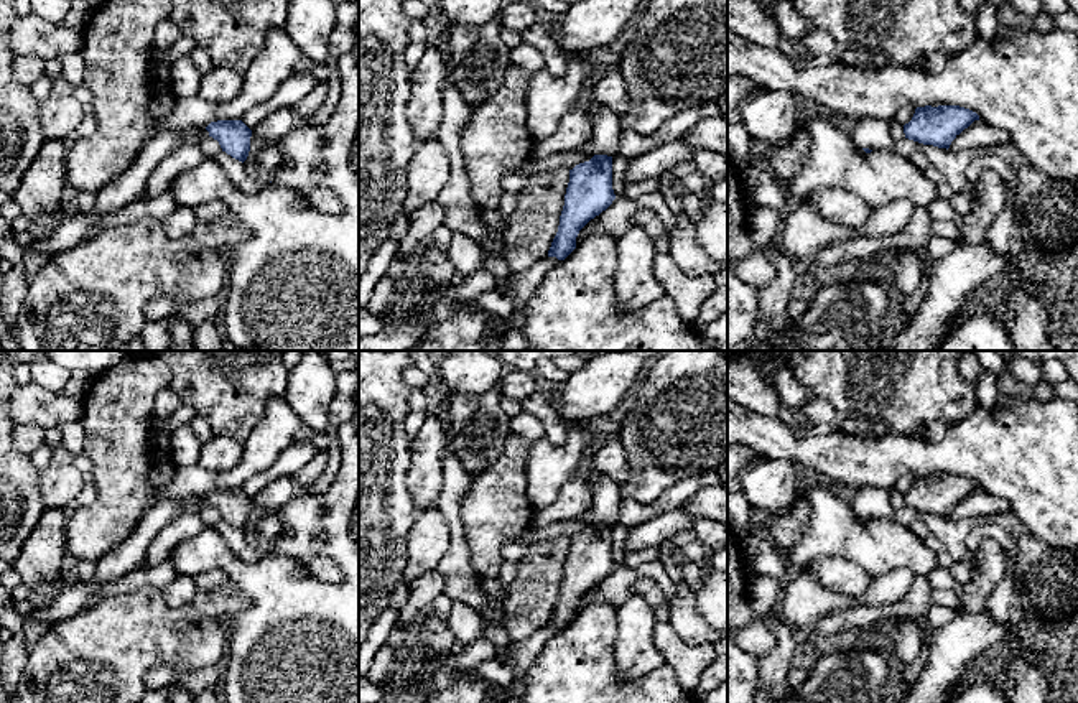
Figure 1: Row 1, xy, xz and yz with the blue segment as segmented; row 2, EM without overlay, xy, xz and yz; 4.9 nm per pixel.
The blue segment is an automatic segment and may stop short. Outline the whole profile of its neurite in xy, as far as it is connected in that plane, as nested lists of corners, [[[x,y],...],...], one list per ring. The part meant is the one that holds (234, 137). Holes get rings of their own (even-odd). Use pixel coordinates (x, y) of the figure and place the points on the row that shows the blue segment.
[[[242,120],[211,122],[206,130],[219,142],[222,151],[242,163],[247,160],[252,130]]]

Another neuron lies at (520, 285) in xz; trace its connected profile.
[[[545,257],[533,263],[528,270],[520,273],[512,273],[507,278],[509,291],[522,303],[527,305],[530,295],[538,288],[545,275],[560,265],[563,260],[556,257]]]

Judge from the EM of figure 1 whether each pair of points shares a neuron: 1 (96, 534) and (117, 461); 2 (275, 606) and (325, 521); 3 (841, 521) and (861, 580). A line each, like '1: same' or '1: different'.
1: same
2: same
3: different

